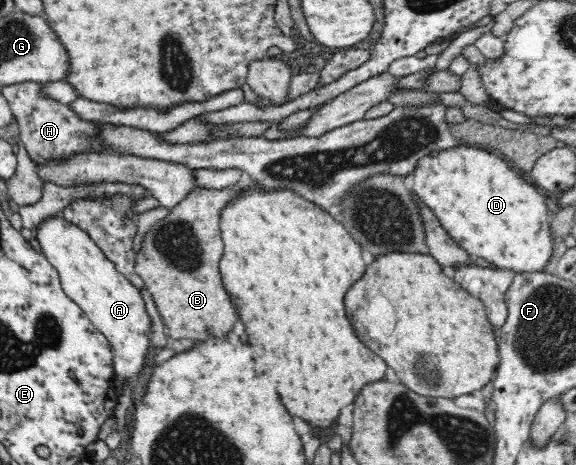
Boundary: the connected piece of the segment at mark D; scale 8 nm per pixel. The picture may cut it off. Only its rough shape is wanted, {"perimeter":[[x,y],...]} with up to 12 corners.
{"perimeter":[[475,145],[419,159],[410,190],[473,259],[547,271],[546,195]]}

